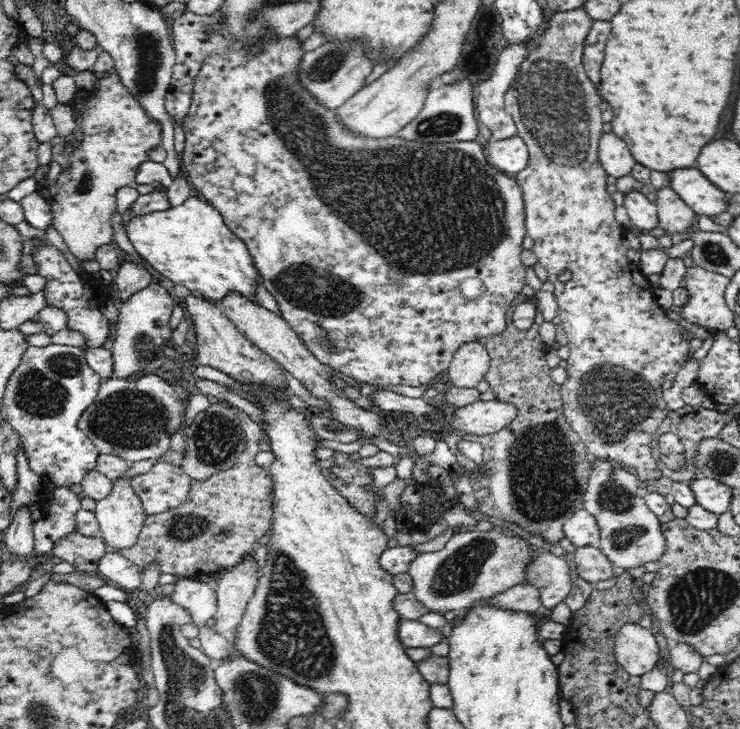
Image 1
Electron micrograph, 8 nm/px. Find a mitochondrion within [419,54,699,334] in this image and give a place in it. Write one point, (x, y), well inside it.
(554, 107)

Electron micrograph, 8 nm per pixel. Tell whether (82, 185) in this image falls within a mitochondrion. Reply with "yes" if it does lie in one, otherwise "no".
yes

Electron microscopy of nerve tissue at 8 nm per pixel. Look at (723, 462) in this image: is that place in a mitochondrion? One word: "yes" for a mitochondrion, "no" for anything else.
yes

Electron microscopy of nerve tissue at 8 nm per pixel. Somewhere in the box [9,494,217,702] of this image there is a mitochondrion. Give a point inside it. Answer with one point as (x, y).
(180, 526)

